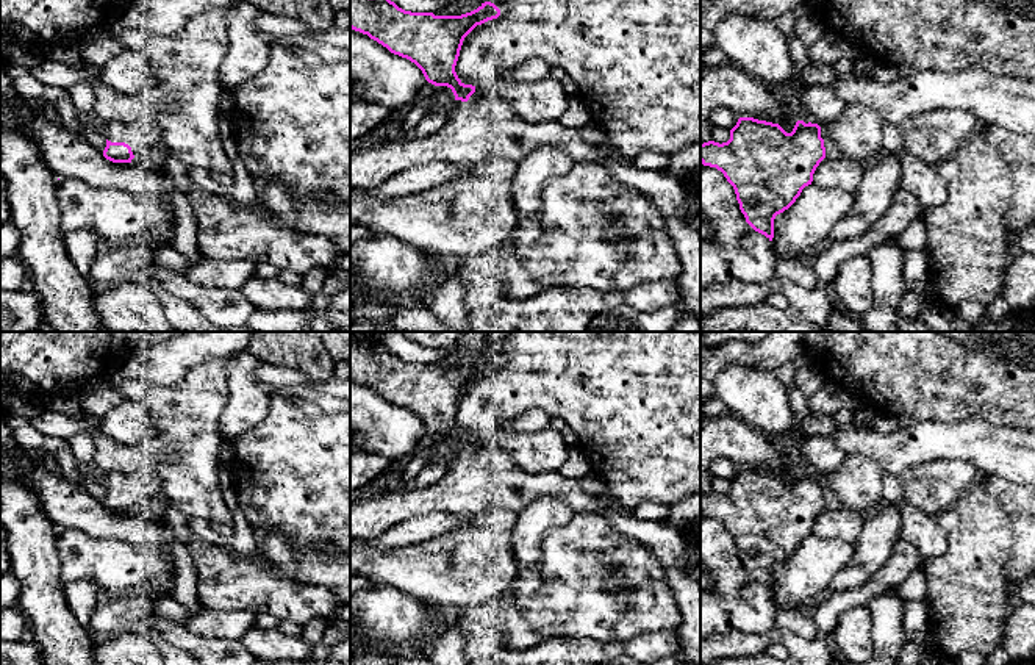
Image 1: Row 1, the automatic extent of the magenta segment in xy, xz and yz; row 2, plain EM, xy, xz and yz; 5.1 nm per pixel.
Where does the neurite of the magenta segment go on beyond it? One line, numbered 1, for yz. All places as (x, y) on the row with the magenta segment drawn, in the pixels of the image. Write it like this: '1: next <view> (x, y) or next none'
1: next yz (859, 132)

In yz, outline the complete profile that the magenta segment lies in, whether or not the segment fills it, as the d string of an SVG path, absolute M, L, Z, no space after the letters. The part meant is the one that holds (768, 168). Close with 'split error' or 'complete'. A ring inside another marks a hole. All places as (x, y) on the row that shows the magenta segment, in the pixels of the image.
M847 103L833 122L818 125L797 120L791 133L779 124L740 117L727 142L700 144L700 163L724 174L735 189L746 222L772 241L775 216L788 210L802 189L811 185L816 167L825 158L824 142L833 142L849 158L880 156L883 124L877 111L865 103Z; split error

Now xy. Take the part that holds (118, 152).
M149 114L133 122L109 122L102 127L106 138L103 156L113 163L131 163L134 156L155 152L161 131Z; split error

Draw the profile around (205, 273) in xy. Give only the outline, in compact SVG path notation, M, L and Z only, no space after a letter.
M200 258L184 272L184 279L203 288L224 288L239 291L255 275L255 264L250 261L220 261Z

